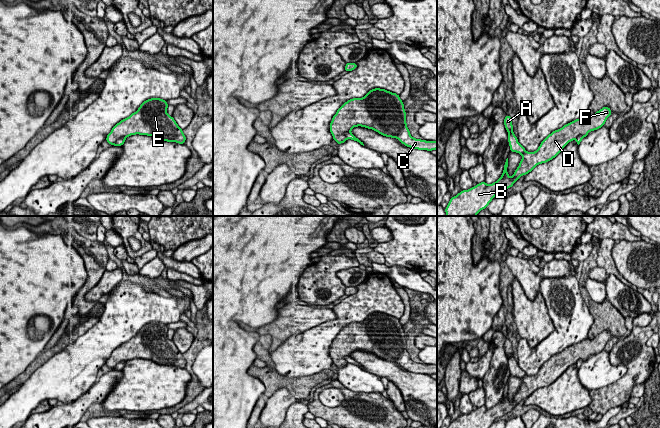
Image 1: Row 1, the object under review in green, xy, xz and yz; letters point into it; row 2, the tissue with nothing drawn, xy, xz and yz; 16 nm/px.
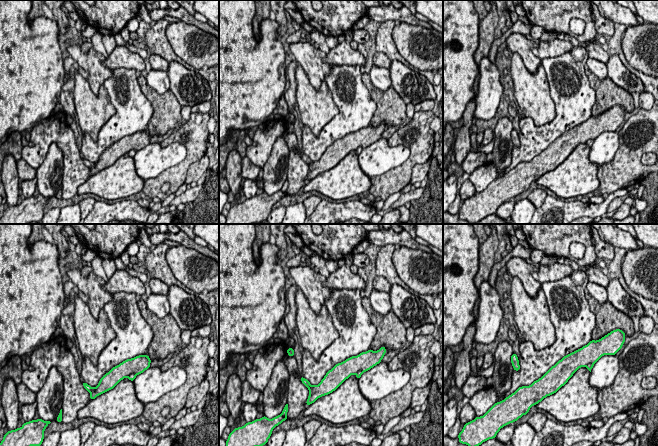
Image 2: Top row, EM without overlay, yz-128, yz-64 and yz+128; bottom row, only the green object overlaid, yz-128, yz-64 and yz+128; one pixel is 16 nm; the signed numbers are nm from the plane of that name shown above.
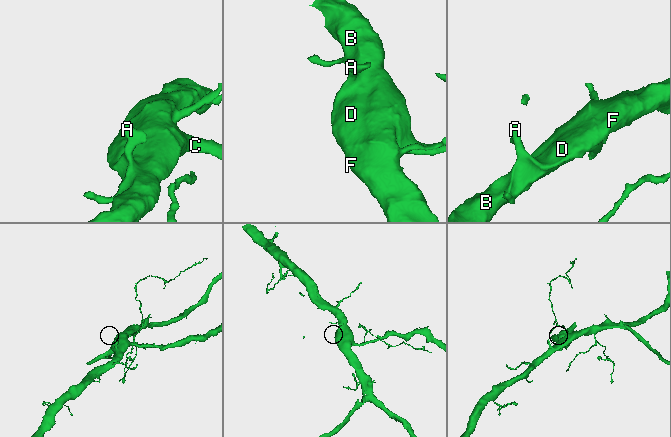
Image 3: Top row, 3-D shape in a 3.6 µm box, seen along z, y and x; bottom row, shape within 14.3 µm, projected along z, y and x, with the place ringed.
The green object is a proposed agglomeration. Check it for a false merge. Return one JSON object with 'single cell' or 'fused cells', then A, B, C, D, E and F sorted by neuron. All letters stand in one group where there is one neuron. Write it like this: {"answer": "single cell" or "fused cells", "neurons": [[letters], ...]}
{"answer": "fused cells", "neurons": [["A"], ["B", "C", "D", "E", "F"]]}

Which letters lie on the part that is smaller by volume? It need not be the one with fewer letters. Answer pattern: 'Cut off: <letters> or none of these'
Cut off: A

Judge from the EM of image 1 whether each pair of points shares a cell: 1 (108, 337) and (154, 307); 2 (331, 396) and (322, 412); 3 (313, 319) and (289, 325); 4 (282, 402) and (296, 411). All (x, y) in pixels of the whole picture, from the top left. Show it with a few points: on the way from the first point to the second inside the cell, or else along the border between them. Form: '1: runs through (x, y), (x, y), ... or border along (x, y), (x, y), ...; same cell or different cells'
1: runs through (119, 326), (138, 307), (143, 307); same cell
2: border along (318, 394), (327, 388), (338, 388), (344, 399); different cells
3: runs through (307, 319), (295, 319); same cell
4: border along (295, 401), (289, 407), (284, 417); different cells

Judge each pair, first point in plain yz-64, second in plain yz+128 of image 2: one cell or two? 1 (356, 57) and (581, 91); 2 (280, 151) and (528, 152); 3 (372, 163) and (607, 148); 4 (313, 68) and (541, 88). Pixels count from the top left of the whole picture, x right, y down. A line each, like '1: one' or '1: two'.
1: two
2: two
3: one
4: two

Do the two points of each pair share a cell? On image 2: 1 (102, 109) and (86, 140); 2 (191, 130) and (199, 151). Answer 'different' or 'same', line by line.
1: different
2: same

